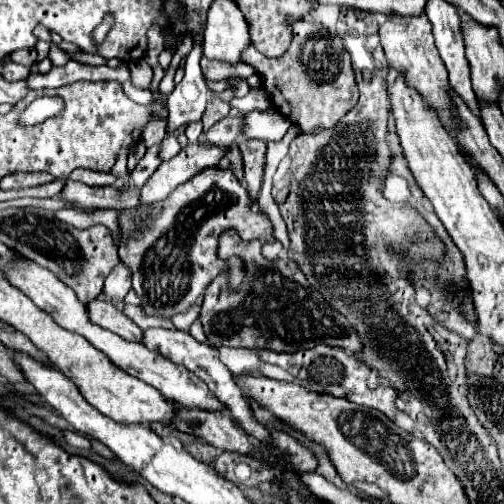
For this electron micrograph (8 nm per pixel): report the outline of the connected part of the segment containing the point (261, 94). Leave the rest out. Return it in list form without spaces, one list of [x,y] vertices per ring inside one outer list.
[[[255,88],[250,91],[246,98],[234,98],[230,100],[230,106],[234,112],[251,112],[253,110],[268,110],[270,100],[264,88]]]

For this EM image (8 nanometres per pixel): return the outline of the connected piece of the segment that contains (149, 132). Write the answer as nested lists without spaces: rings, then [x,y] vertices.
[[[152,120],[146,128],[144,128],[144,132],[142,132],[142,140],[144,140],[144,144],[146,144],[146,148],[150,148],[150,146],[154,146],[154,144],[158,144],[158,142],[162,142],[164,140],[164,136],[166,136],[166,122],[164,120]]]

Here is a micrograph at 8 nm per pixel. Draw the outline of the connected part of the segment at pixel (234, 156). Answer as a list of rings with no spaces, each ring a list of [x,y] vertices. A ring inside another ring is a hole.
[[[236,144],[228,148],[226,156],[218,162],[218,166],[220,166],[220,168],[230,168],[230,170],[236,172],[236,176],[242,180],[242,176],[240,176],[240,174],[242,174],[242,154],[240,154],[240,150],[238,150]]]

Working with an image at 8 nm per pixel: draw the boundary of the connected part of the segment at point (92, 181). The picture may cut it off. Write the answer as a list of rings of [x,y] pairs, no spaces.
[[[74,170],[70,174],[70,180],[76,180],[76,182],[84,182],[88,186],[118,186],[118,180],[112,176],[112,174],[106,174],[106,172],[94,172],[94,170]]]

